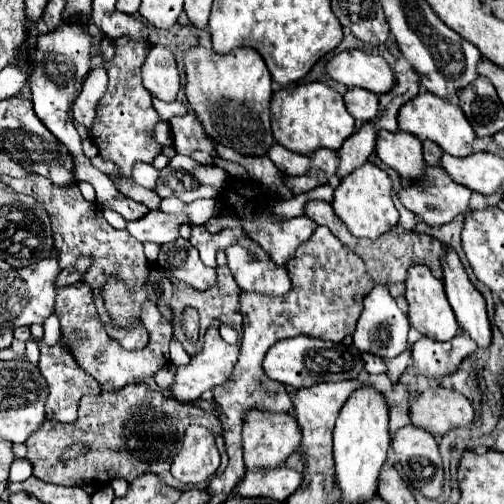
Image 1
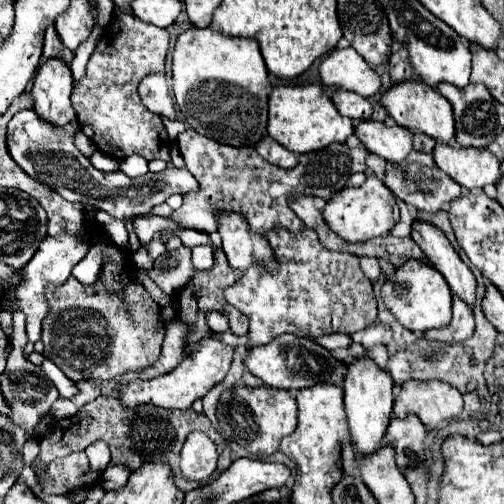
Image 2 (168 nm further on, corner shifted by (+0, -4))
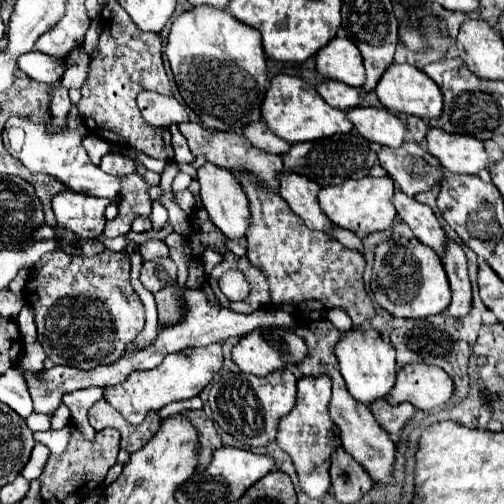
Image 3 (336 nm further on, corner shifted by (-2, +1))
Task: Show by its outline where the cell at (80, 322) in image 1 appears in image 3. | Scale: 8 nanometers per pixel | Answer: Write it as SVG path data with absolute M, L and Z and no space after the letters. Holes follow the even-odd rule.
M103 249L101 253L93 255L93 257L87 257L87 255L69 255L65 251L51 251L51 253L45 253L29 271L29 279L25 283L25 289L23 289L23 297L25 301L33 307L33 313L35 313L35 325L37 325L37 341L41 343L45 355L55 363L55 365L69 365L69 367L79 367L79 369L91 369L91 367L97 367L101 363L113 363L115 359L119 359L123 353L125 353L125 347L141 333L143 325L145 325L145 309L143 309L143 303L139 299L139 295L133 291L131 287L131 257L129 253L123 249L123 251L109 251L109 249Z

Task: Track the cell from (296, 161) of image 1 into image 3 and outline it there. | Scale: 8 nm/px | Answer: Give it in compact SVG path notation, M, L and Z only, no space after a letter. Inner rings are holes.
M257 121L257 123L249 123L247 127L243 127L243 135L249 139L251 145L267 151L267 153L287 153L289 151L289 143L283 141L281 137L277 137L273 131L269 131L269 127L265 125L265 121Z

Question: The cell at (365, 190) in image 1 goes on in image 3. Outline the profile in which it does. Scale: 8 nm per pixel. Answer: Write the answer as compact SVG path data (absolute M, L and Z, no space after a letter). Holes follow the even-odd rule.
M363 177L359 181L347 179L341 185L329 185L319 191L321 211L339 227L349 229L359 235L369 235L373 231L385 231L391 227L395 217L395 207L391 203L393 181L389 177Z

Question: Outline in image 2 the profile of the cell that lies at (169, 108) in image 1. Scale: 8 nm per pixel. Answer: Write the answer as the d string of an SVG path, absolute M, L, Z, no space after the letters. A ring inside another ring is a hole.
M161 118L161 120L163 120L163 126L169 132L169 138L173 138L173 140L177 138L177 134L181 134L185 130L185 124L179 122L179 120L169 120L169 118Z

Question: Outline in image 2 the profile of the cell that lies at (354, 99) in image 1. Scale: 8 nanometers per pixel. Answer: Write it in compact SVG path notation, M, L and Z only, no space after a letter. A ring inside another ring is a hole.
M337 90L333 96L331 96L333 104L337 106L339 114L341 116L347 116L355 122L359 120L369 120L371 114L373 114L373 106L367 98L359 96L357 92L349 92L349 90Z

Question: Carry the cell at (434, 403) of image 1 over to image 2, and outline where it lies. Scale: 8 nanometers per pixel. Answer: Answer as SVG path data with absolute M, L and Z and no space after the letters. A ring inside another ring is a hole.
M409 382L409 384L403 384L403 388L399 390L397 398L395 398L395 408L393 408L393 414L397 418L405 418L407 414L415 414L421 418L421 422L427 426L427 428L437 428L445 422L451 422L455 420L459 414L463 412L463 396L457 388L445 384L445 382Z

